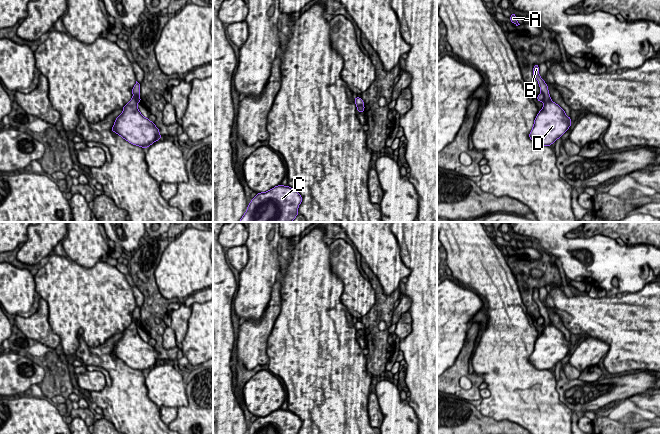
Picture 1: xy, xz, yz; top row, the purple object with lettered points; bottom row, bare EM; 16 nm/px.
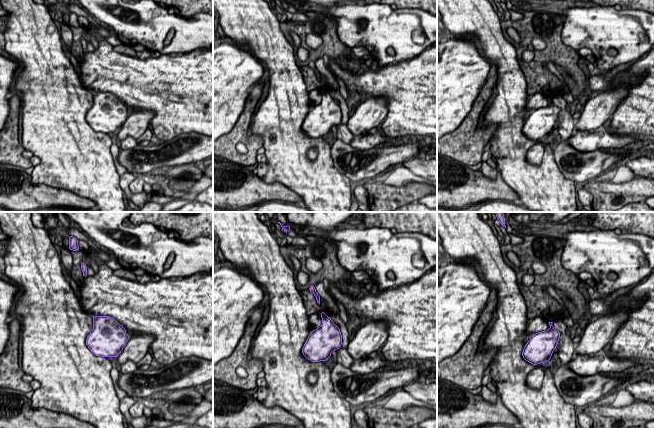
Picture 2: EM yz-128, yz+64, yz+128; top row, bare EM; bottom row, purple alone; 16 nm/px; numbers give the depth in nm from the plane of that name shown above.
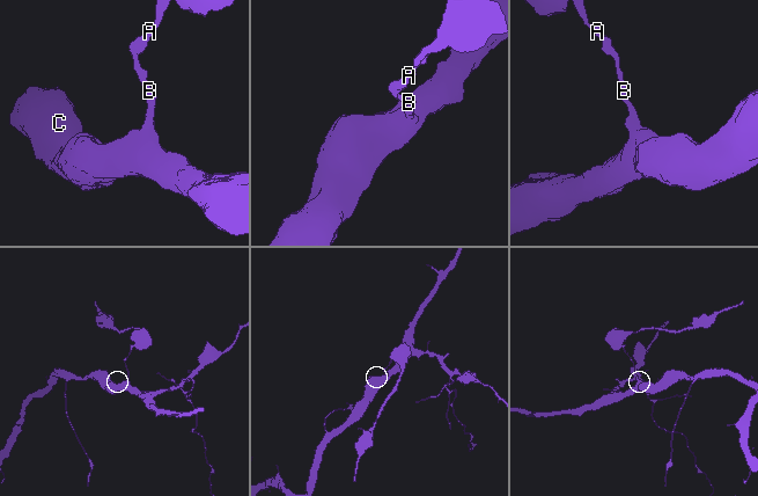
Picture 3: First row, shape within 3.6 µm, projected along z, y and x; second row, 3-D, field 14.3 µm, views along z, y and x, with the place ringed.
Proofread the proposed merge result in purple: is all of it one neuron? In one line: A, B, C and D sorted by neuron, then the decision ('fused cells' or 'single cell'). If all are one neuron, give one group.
A B / C D; fused cells

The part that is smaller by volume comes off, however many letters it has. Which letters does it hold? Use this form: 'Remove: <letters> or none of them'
Remove: A, B

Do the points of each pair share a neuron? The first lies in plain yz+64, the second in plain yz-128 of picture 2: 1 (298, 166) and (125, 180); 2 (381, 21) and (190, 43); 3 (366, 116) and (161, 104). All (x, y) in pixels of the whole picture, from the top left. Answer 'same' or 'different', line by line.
1: different
2: same
3: different

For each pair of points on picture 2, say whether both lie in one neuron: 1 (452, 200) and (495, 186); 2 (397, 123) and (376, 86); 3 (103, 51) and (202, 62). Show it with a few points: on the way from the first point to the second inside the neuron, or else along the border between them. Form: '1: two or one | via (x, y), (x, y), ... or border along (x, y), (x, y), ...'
1: one | via (463, 189), (484, 188)
2: one | via (397, 112), (397, 101), (387, 91)
3: one | via (128, 69), (177, 69)

